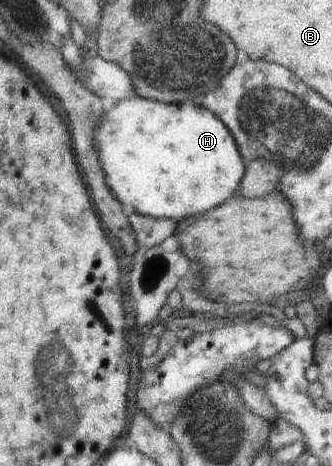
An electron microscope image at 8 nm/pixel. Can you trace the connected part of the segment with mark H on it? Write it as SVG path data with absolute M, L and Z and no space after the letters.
M137 95L106 103L106 108L94 127L93 137L105 183L114 197L121 205L131 206L135 213L150 218L172 219L178 223L219 207L231 196L238 195L238 185L245 173L245 161L231 132L202 105L165 105L159 101L141 99Z

